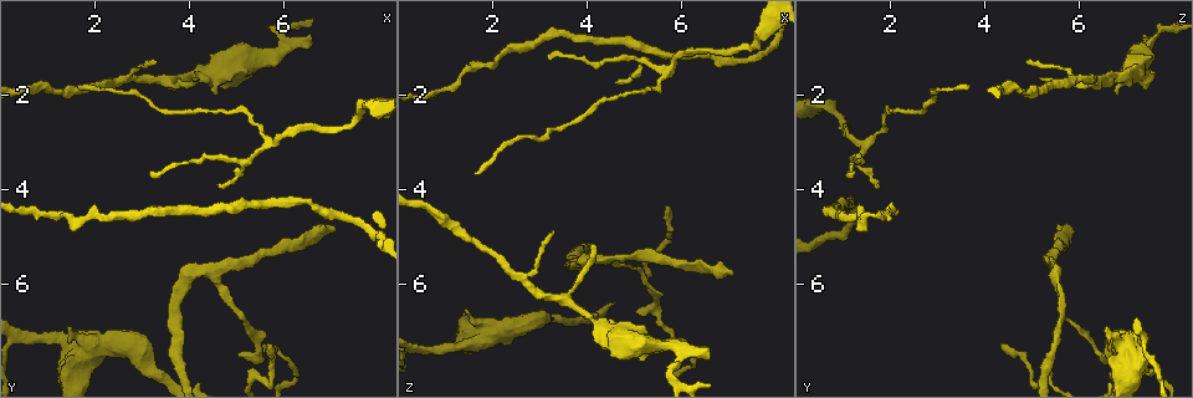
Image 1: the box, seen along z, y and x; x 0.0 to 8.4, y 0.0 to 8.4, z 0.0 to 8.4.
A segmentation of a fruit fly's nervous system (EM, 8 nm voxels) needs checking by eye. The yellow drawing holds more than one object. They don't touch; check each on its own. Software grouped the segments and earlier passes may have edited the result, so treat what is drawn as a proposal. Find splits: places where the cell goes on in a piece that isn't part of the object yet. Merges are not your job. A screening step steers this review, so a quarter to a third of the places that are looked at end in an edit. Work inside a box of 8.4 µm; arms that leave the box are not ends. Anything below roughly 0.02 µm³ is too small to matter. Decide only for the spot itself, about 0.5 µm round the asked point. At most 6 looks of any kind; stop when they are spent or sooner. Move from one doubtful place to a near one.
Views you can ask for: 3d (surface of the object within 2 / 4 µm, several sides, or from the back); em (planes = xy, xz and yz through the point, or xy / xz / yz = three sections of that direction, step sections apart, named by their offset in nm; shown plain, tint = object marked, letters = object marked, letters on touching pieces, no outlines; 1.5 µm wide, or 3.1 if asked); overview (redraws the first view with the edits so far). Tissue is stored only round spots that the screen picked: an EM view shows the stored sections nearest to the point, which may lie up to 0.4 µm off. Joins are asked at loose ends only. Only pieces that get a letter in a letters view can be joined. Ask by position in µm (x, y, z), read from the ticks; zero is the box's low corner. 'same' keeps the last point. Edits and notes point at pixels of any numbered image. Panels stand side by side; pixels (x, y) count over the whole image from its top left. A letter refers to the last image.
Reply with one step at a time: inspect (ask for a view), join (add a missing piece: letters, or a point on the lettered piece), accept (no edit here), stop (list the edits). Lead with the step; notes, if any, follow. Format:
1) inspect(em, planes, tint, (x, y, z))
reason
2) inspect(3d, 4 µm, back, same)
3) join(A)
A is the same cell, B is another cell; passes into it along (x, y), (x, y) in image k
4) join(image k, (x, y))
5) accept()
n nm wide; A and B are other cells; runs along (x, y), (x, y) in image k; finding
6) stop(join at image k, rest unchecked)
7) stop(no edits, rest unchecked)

inspect(em, planes, letters, (7.10, 4.85, 5.75))
long arm stops here

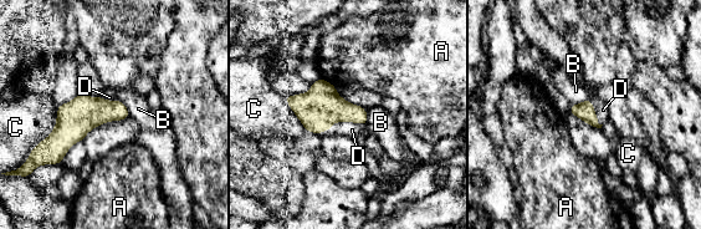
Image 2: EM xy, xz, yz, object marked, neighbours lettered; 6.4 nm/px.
accept()
130 nm wide; D touches over 320 nm; A, B, C and D are other cells; no lettered piece goes on from it

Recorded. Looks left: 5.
inspect(3d, 4 µm, (3.25, 3.60, 1.20))
free end

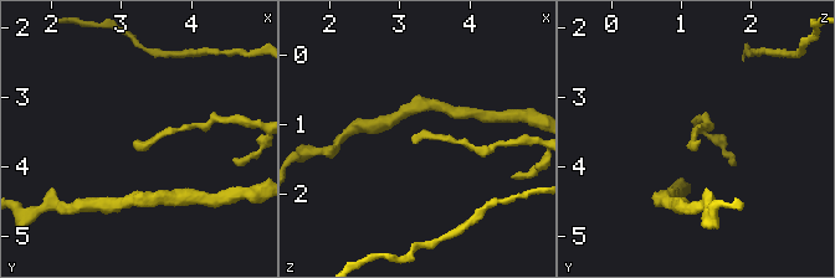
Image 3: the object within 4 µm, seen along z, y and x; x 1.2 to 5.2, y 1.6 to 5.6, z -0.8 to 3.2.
inspect(em, xy, step 8, tint, (3.25, 3.65, 1.30))

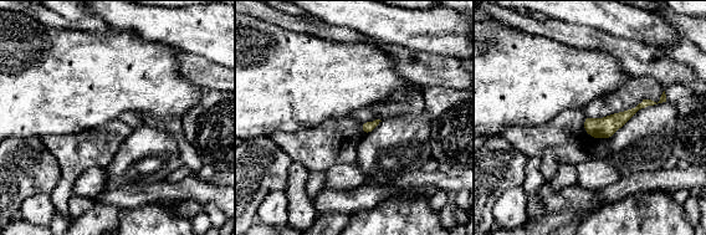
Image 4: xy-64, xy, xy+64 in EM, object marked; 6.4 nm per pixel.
inspect(em, planes, letters, same)
cut it another way

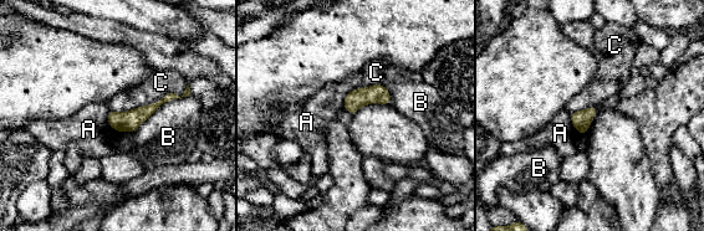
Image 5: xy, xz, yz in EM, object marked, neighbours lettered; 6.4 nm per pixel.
accept()
A, B and C are other cells; border along (188, 85), (180, 96), (111, 111) in image 5; no lettered piece goes on from it

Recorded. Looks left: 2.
inspect(em, planes, plain, (6.40, 1.05, 7.30))
free end

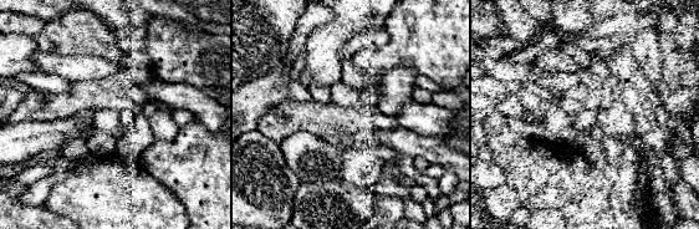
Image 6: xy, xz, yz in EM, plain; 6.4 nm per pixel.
inspect(em, planes, letters, same)
what lies round it

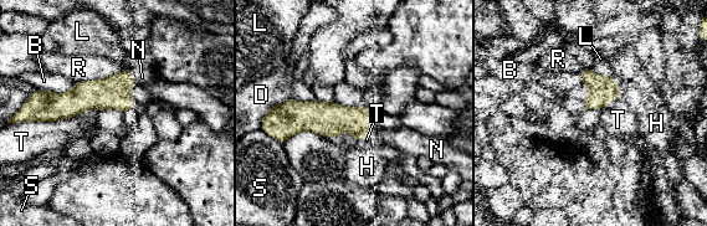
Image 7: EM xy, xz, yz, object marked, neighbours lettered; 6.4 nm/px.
join(N)
N is the same cell, B, D, H, L, R, S and T are other cells; the cell continues

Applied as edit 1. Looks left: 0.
stop(join at image 7, rest unchecked)

